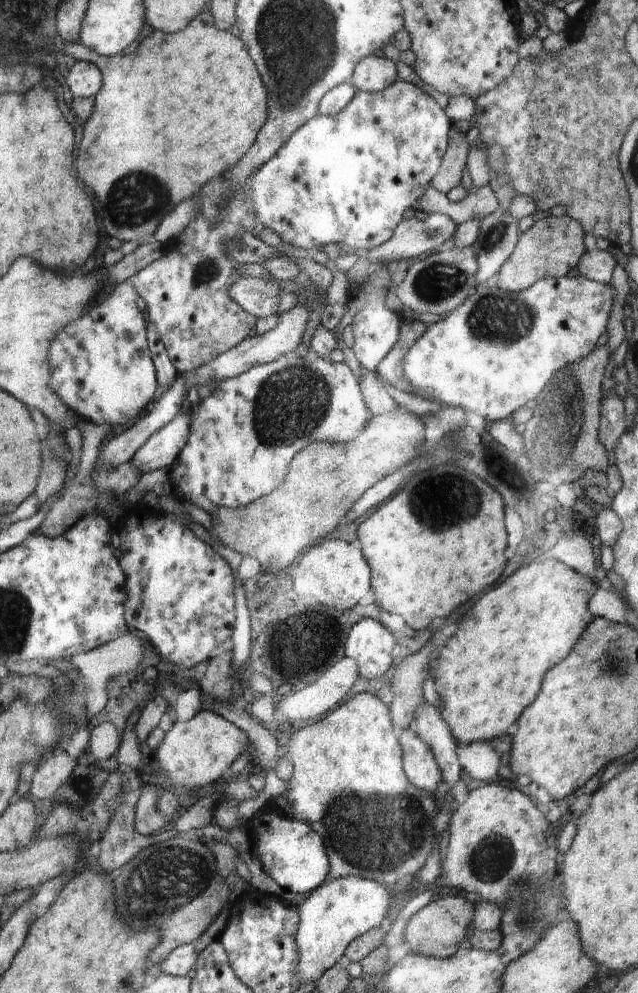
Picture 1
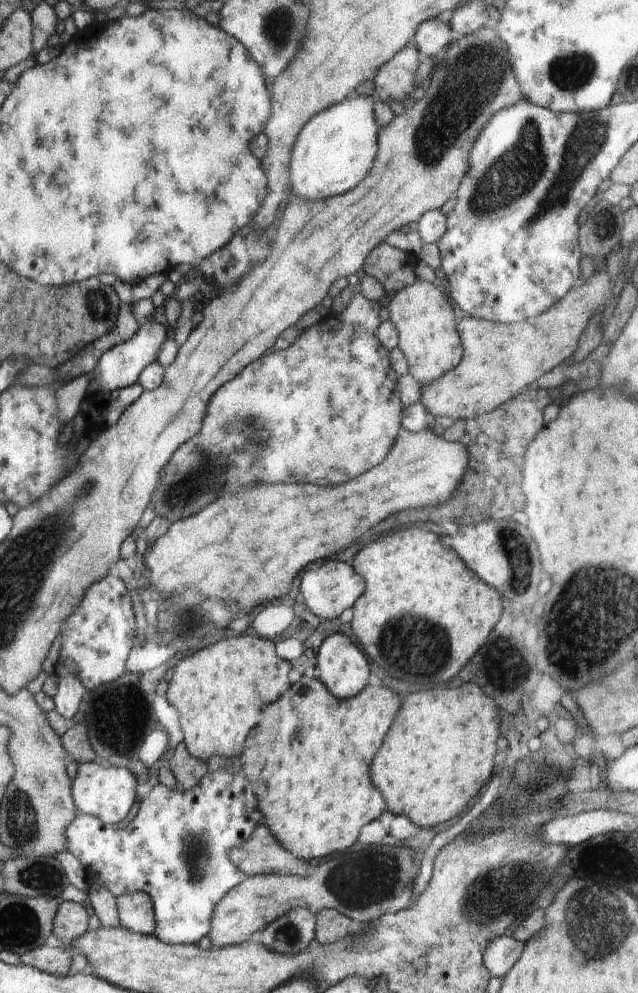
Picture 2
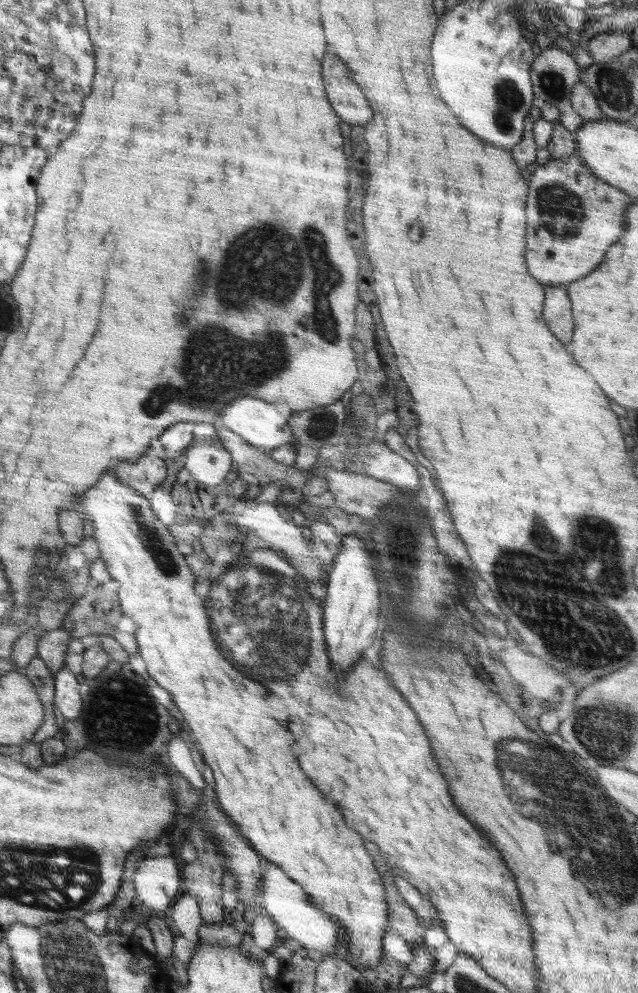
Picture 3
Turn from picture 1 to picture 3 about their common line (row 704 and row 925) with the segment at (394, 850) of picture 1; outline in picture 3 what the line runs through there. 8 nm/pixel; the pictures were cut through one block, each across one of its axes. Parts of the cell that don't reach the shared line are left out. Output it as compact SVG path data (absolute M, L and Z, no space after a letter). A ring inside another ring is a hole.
M112 468L104 472L100 484L82 496L82 506L76 510L90 516L84 518L84 521L94 526L92 537L99 542L101 559L106 562L109 573L119 584L117 608L122 611L122 615L138 625L134 636L140 657L151 676L151 683L165 688L176 704L174 710L178 708L180 714L184 714L178 718L188 722L198 744L202 746L203 761L213 770L220 806L231 822L236 824L237 830L256 848L258 854L274 864L280 864L280 868L294 882L298 882L306 894L310 894L312 904L337 918L343 930L344 950L352 953L358 950L356 962L375 969L383 956L383 936L389 912L384 883L364 848L362 836L344 824L340 812L334 810L330 802L326 802L326 798L298 768L290 748L292 742L288 730L284 730L264 706L268 690L234 670L233 662L223 656L211 633L204 601L196 594L195 577L186 566L185 556L178 550L174 537L168 534L166 526L152 514L146 498L142 498L140 492L136 494L130 490L130 485L118 484L118 480Z

